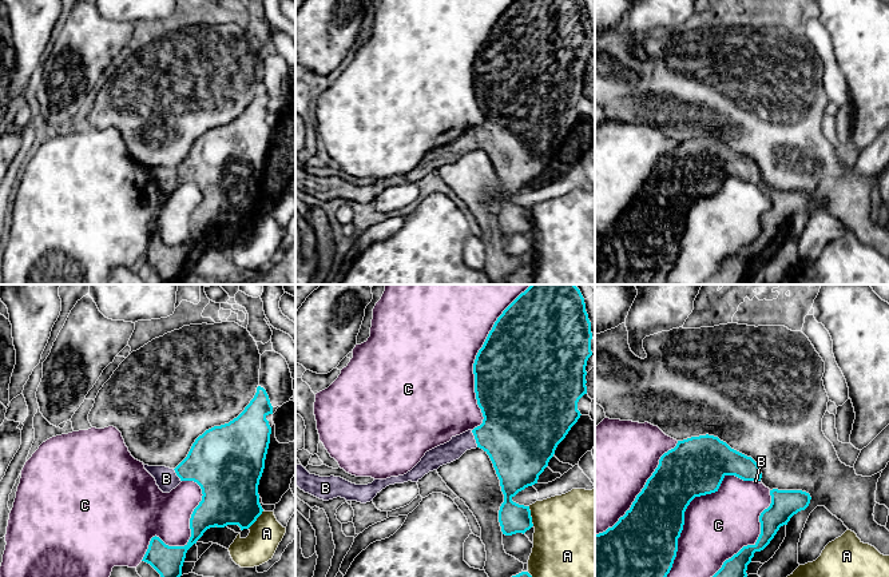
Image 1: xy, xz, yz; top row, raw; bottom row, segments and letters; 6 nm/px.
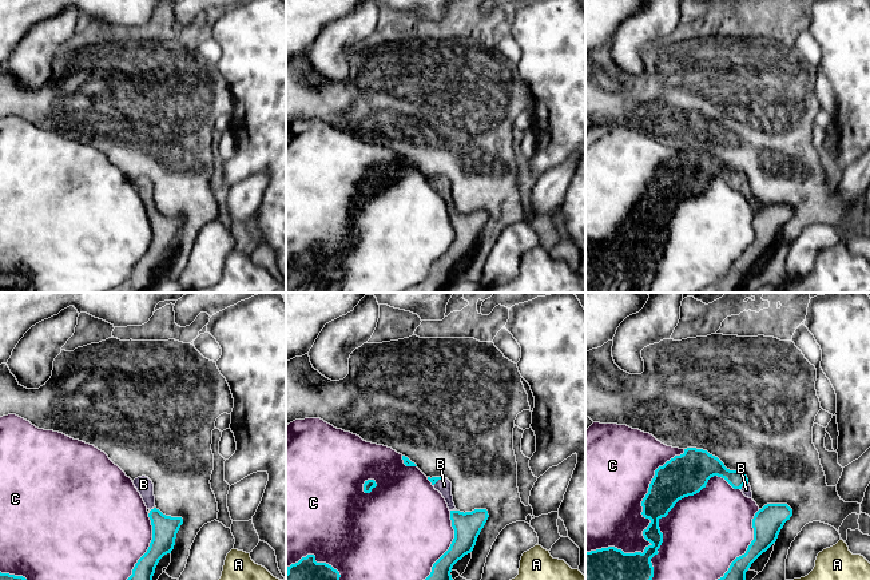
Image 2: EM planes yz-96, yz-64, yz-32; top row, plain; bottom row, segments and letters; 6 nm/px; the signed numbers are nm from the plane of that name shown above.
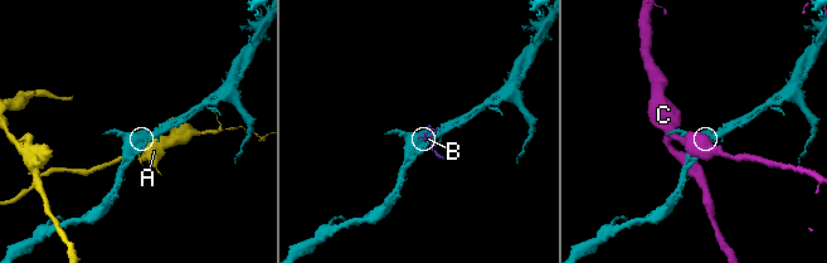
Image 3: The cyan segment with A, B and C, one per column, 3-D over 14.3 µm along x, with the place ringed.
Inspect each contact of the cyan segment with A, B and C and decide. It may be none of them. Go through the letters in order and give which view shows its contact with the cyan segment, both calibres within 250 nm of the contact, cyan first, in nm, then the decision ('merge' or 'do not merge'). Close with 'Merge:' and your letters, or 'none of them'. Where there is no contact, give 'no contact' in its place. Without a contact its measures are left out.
A: contact in xz; calibres 180 and 420 nm; do not merge
B: contact in xz; calibres 420 and 120 nm; merge
C: contact in yz; calibres 340 and 400 nm; do not merge
Merge: B

